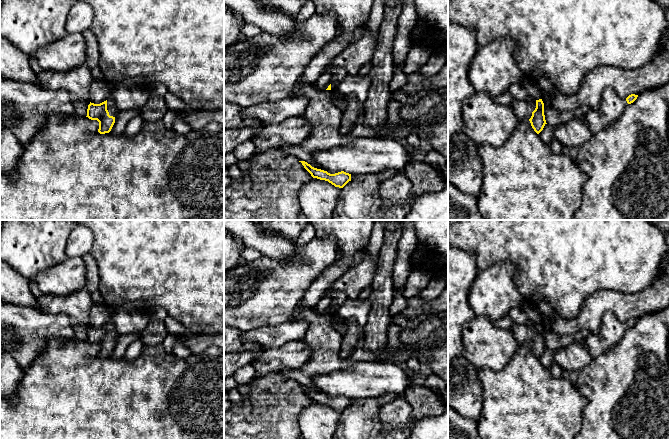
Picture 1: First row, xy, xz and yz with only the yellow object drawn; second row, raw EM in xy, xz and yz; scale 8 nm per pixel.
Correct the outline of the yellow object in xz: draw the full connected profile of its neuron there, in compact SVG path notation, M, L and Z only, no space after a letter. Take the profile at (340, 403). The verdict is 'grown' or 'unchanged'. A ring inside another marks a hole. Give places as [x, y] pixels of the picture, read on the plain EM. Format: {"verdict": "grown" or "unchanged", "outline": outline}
{"verdict": "unchanged", "outline": "M305 385L299 386L302 387L304 392L311 398L313 402L328 405L335 411L343 412L349 405L351 405L351 398L346 397L344 395L335 398L330 398L327 395L312 391Z"}

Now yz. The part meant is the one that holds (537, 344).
{"verdict": "grown", "outline": "M515 323L510 328L510 331L513 333L519 345L529 344L537 358L539 358L547 348L542 323L532 326Z"}

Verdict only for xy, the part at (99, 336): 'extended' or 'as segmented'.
extended

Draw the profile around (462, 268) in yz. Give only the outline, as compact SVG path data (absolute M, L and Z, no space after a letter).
M448 243L448 367L462 354L463 327L474 318L468 297L479 272L474 252L462 251Z

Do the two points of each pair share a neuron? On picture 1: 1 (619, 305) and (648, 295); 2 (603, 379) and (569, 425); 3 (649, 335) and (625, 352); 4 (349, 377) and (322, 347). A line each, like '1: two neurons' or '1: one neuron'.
1: one neuron
2: two neurons
3: one neuron
4: two neurons

